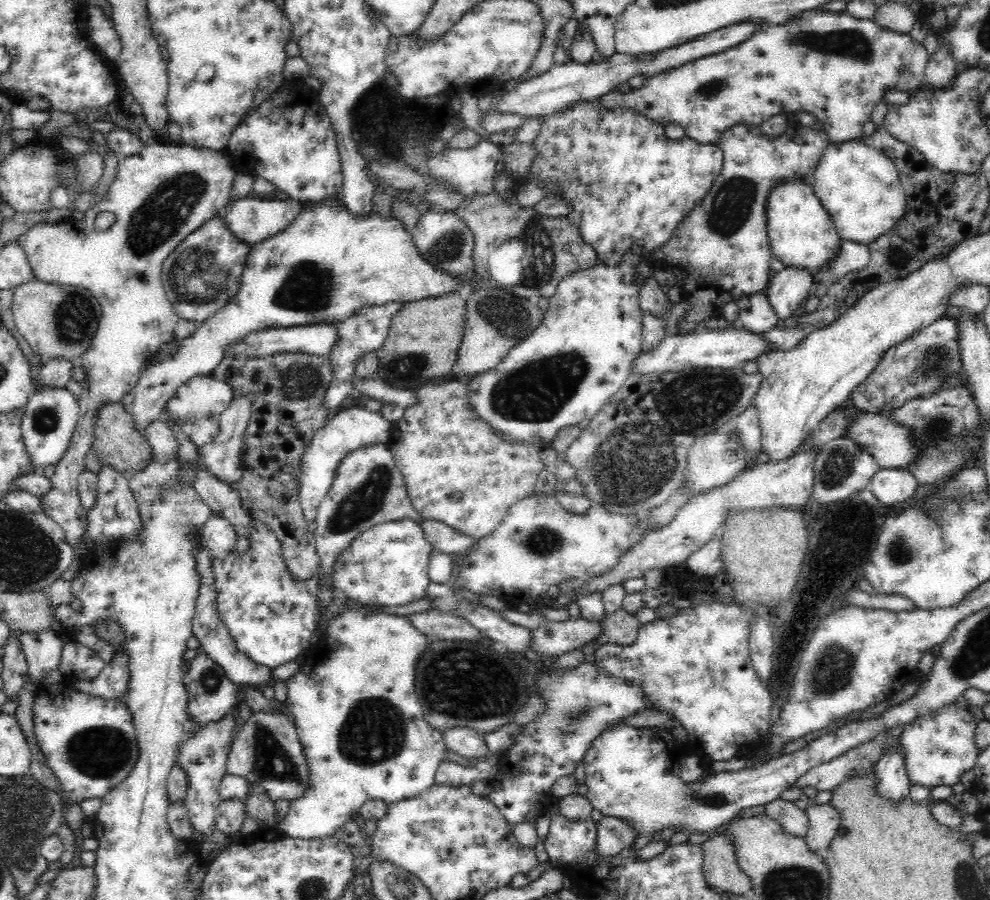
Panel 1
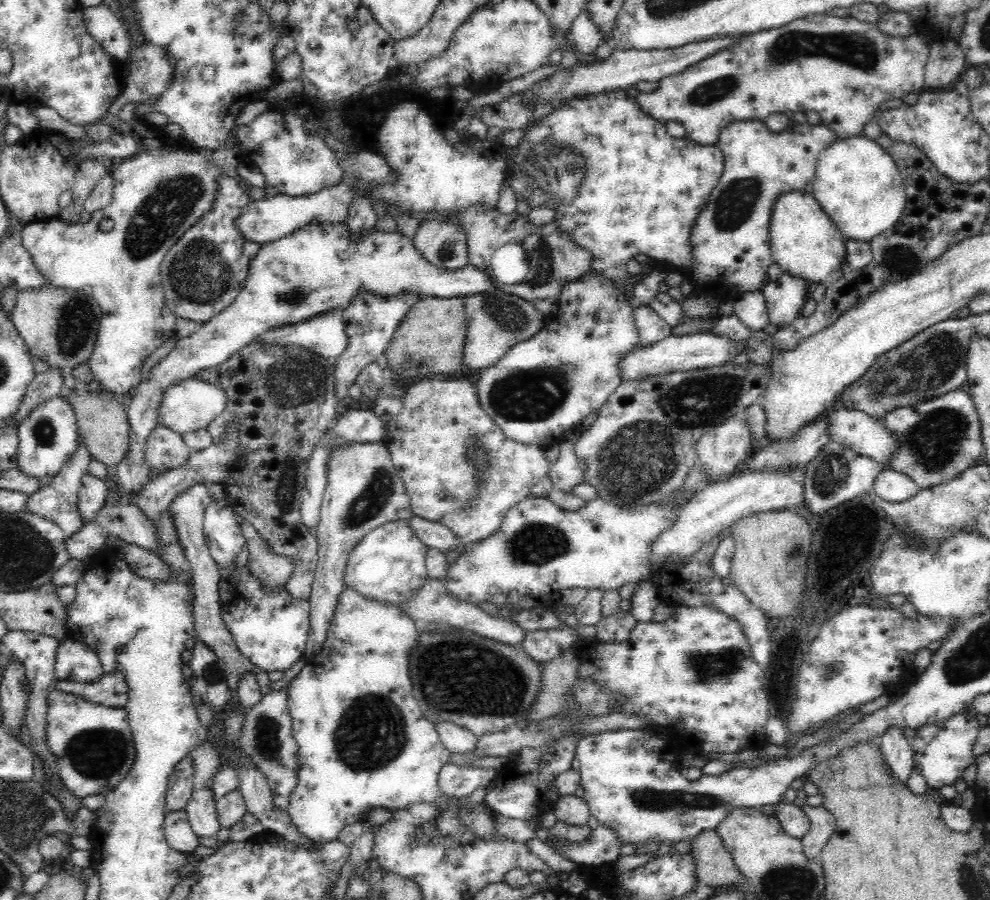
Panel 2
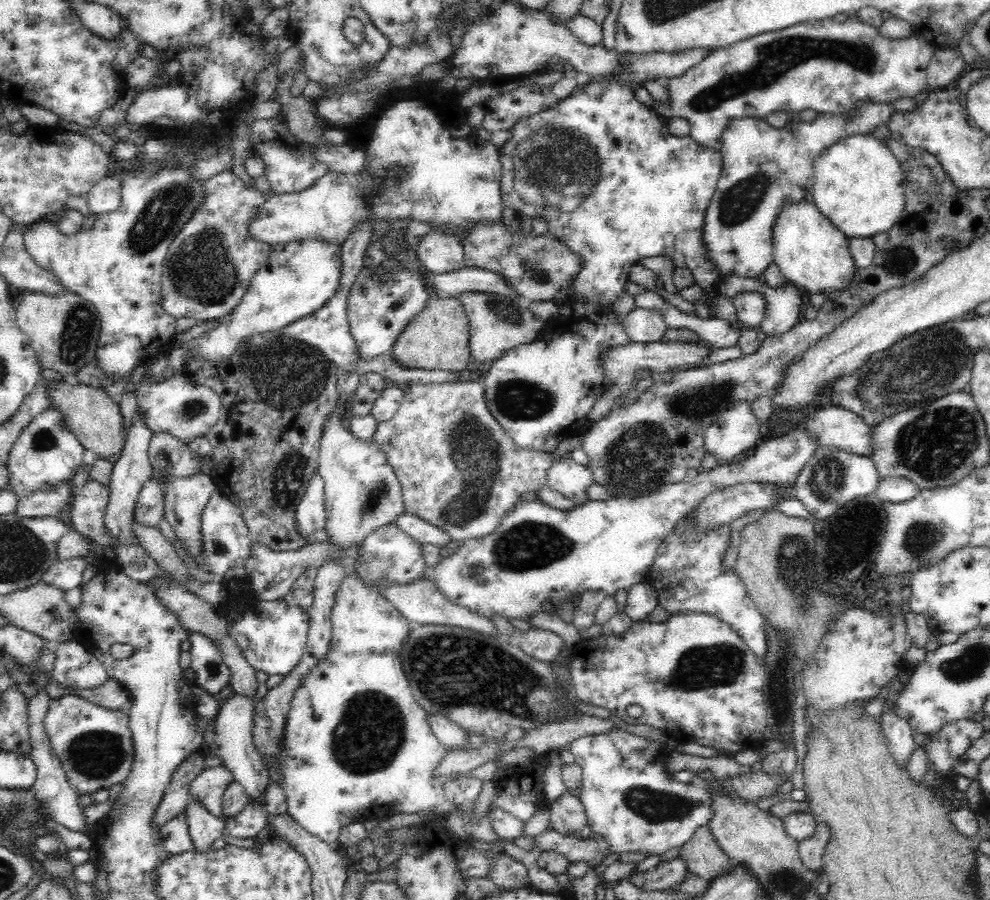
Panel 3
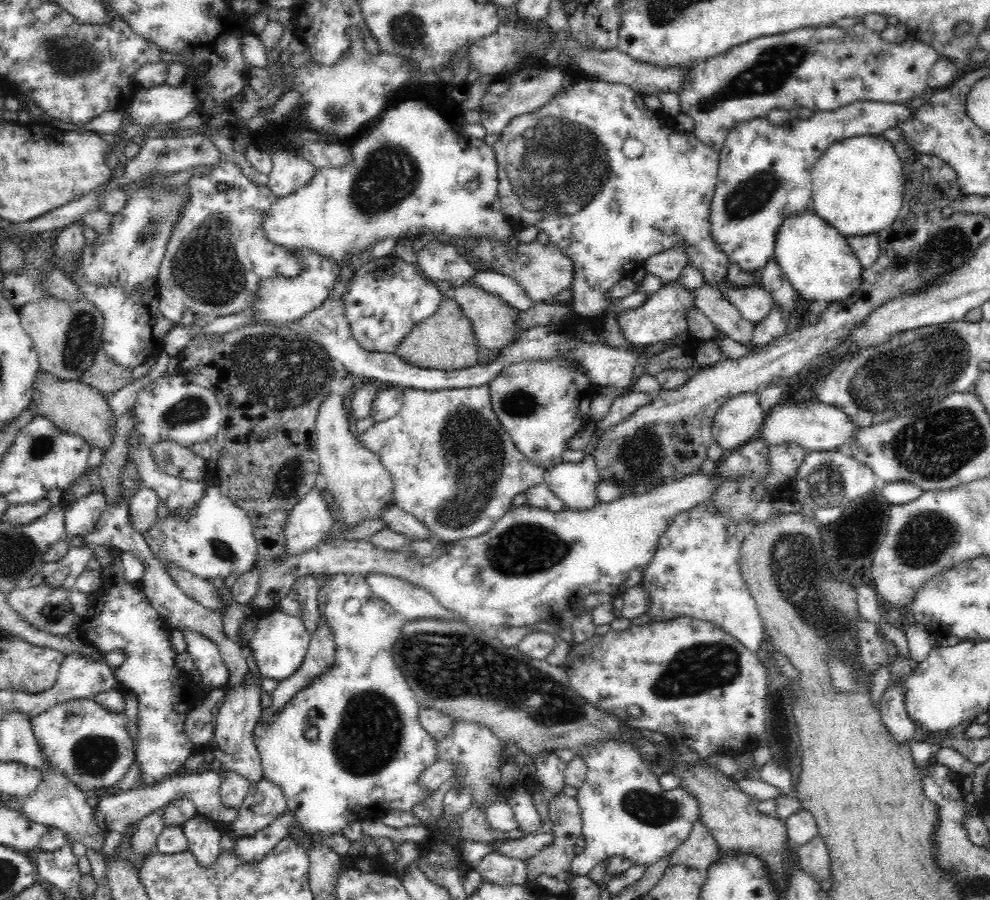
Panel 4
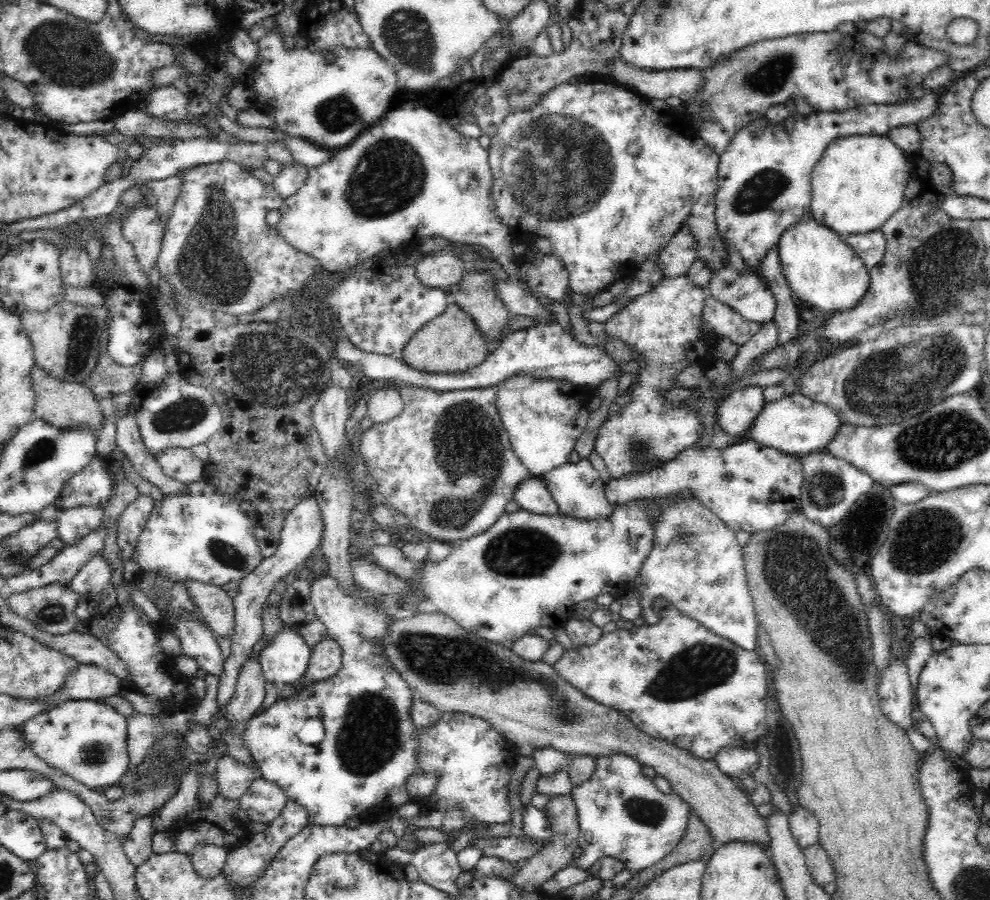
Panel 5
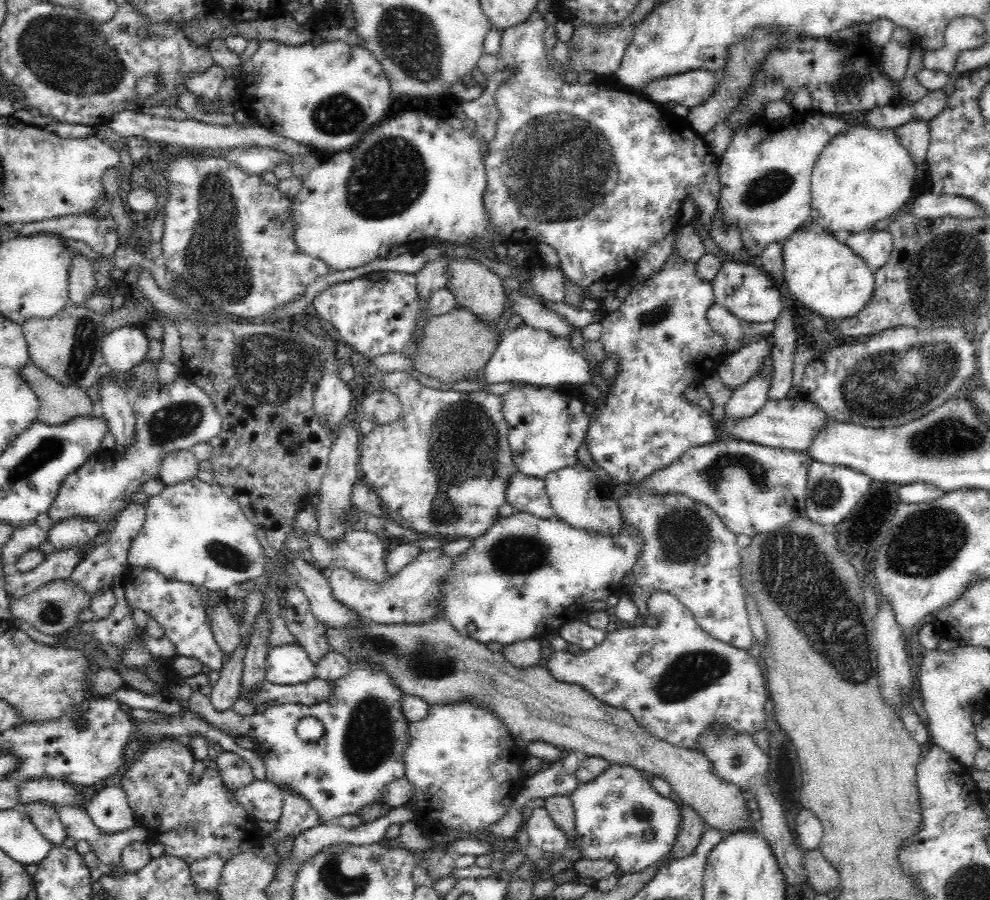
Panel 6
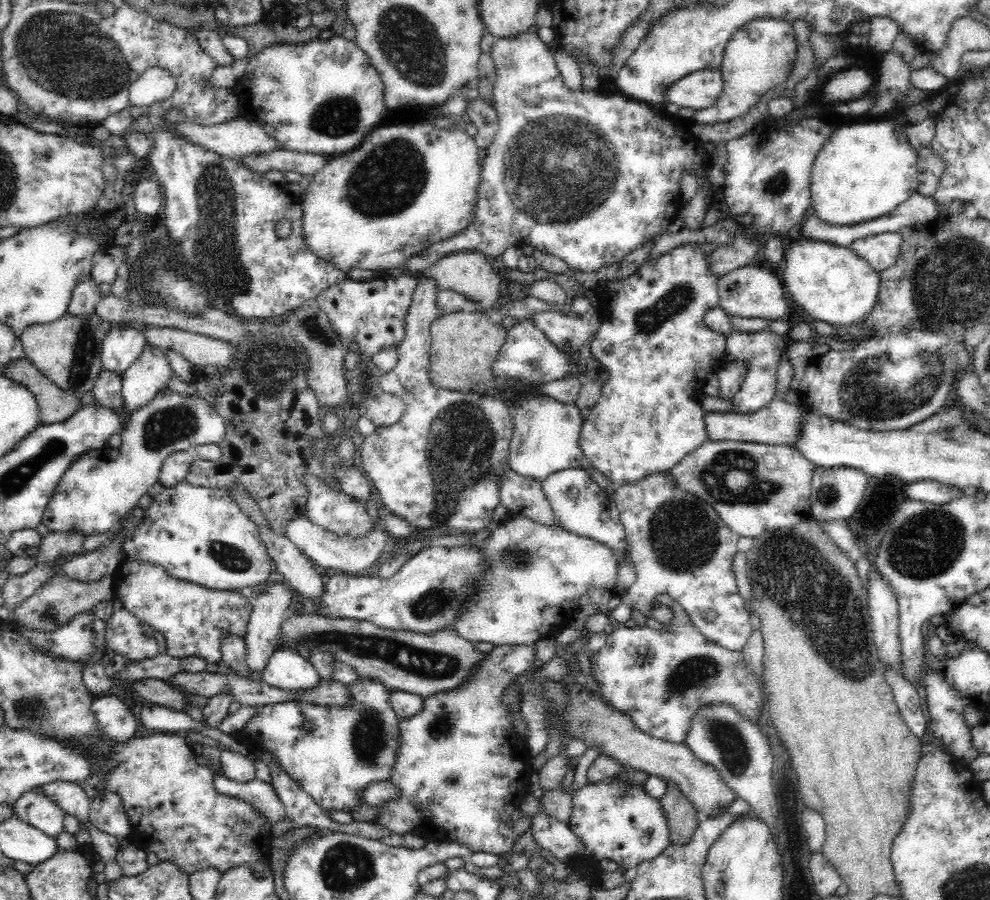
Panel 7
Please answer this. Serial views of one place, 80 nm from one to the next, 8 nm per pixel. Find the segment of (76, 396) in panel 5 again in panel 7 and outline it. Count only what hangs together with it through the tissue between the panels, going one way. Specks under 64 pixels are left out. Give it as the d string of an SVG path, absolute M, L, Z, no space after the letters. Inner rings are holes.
M24 357L8 363L3 372L37 398L39 421L44 425L62 422L81 408L74 393L58 388Z

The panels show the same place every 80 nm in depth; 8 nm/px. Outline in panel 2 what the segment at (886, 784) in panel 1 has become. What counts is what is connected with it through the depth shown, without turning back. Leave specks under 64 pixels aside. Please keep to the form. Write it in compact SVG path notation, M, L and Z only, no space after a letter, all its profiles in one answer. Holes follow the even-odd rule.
M896 726L887 728L879 738L883 759L889 772L900 783L907 783L913 766L913 750L906 735L908 728Z

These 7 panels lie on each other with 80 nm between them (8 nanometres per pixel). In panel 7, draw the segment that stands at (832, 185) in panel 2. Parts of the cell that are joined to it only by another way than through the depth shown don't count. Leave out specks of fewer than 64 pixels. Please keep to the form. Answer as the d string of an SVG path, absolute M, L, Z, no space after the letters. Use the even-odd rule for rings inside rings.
M848 120L836 128L816 156L811 174L815 215L829 225L854 226L890 214L917 192L917 150L909 143L908 122Z

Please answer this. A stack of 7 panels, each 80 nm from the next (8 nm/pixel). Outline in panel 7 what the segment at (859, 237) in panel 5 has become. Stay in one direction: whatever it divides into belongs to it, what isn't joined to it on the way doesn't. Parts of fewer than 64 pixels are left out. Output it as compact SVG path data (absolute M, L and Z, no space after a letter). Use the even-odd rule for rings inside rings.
M899 231L855 240L849 248L862 257L875 271L883 271L896 264L903 240Z

